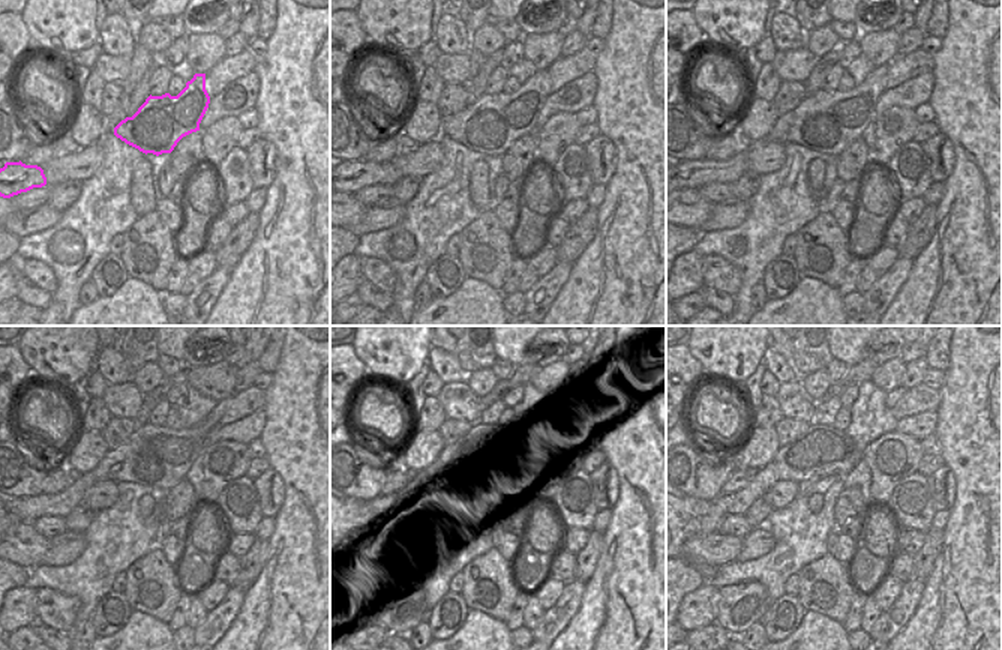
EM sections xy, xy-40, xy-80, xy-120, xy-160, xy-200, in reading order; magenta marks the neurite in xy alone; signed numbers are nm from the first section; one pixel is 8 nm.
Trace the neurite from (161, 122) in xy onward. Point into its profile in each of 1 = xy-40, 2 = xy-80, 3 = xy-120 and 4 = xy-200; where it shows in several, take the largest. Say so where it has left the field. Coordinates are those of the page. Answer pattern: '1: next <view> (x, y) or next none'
1: next xy-40 (491, 125)
2: next xy-80 (827, 122)
3: next xy-120 (156, 457)
4: next xy-200 (822, 451)

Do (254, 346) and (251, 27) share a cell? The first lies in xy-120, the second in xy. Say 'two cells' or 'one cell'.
one cell

